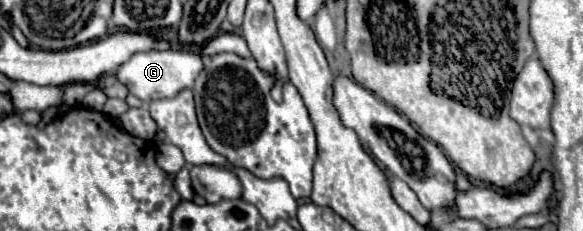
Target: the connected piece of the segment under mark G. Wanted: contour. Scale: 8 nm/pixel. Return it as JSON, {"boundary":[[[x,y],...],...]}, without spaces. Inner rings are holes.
{"boundary":[[[151,50],[151,52],[133,54],[115,74],[117,80],[121,80],[131,94],[141,98],[143,102],[151,102],[157,98],[171,98],[181,90],[191,88],[195,76],[199,76],[201,70],[203,70],[203,60],[197,54],[183,52],[183,50],[167,50],[167,52]]]}

